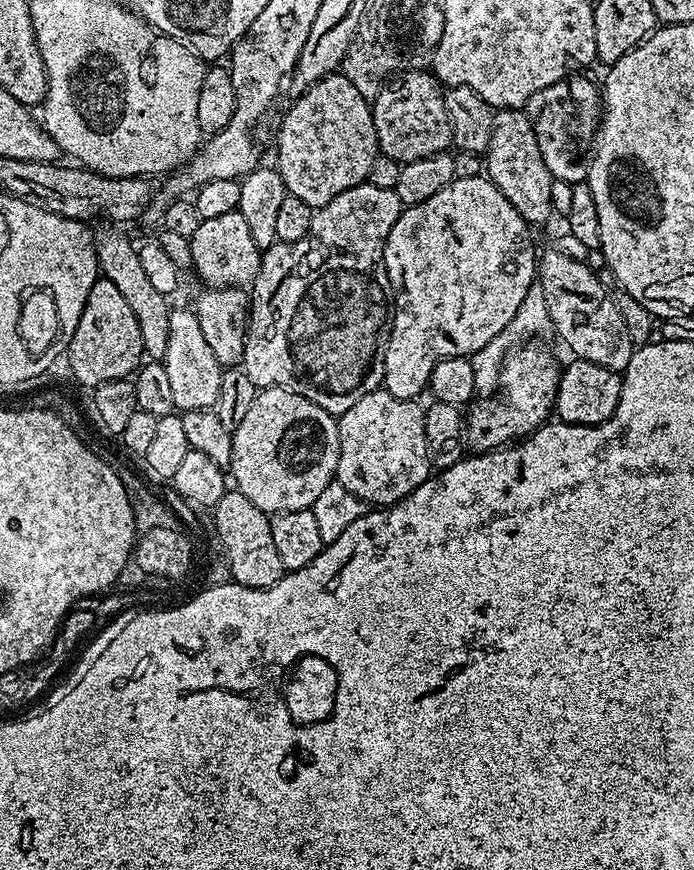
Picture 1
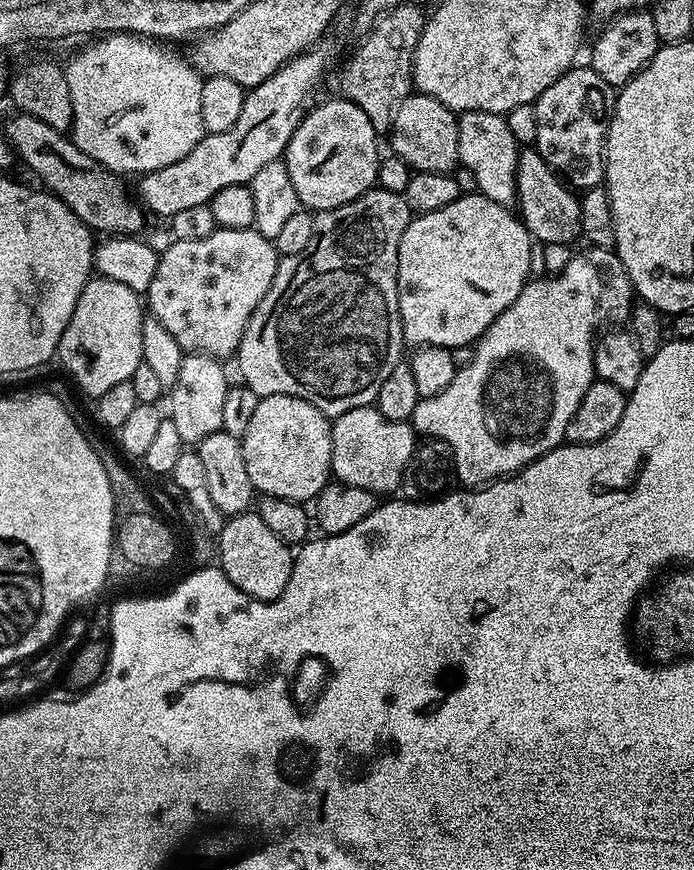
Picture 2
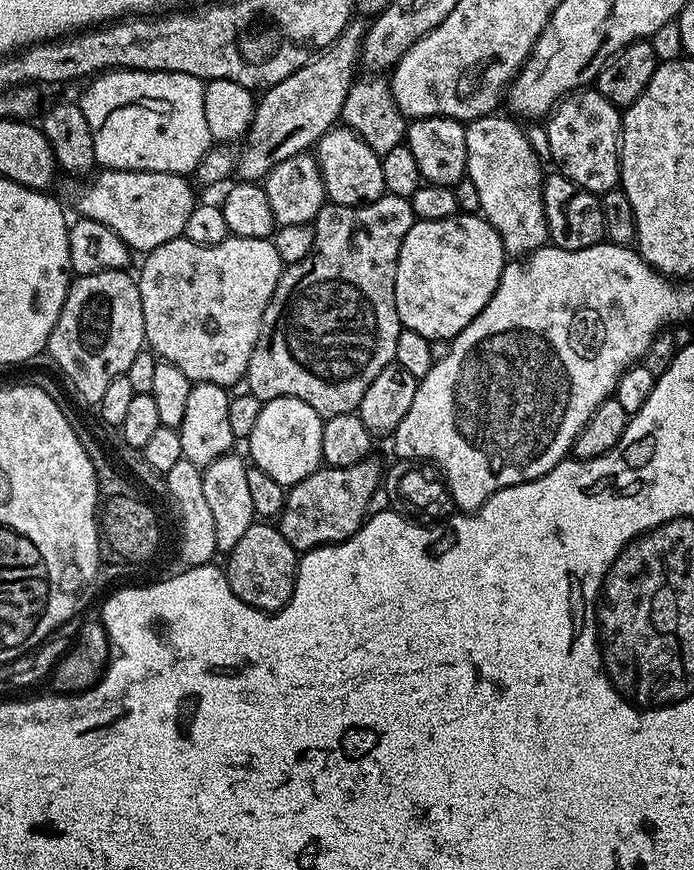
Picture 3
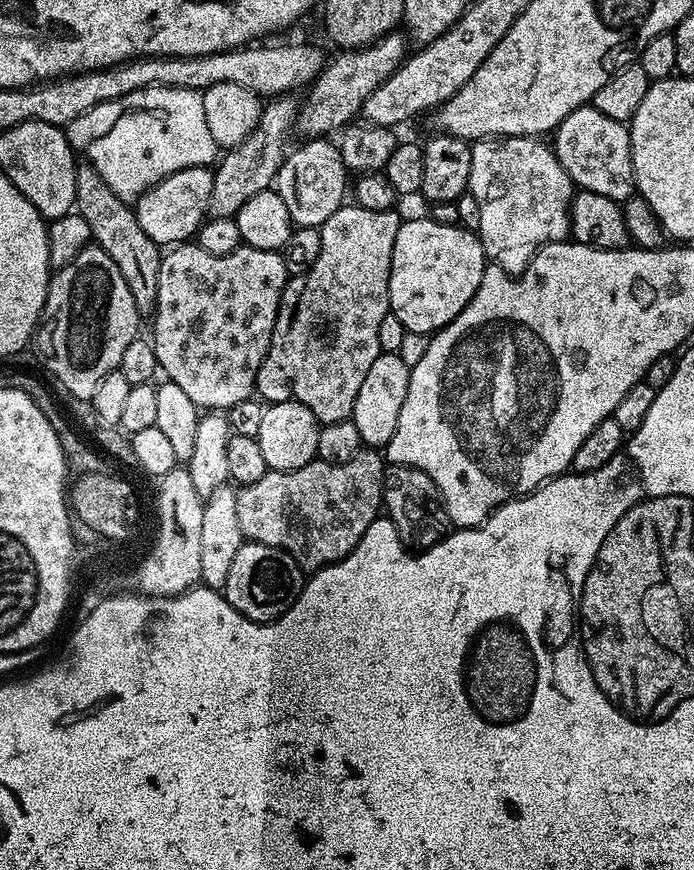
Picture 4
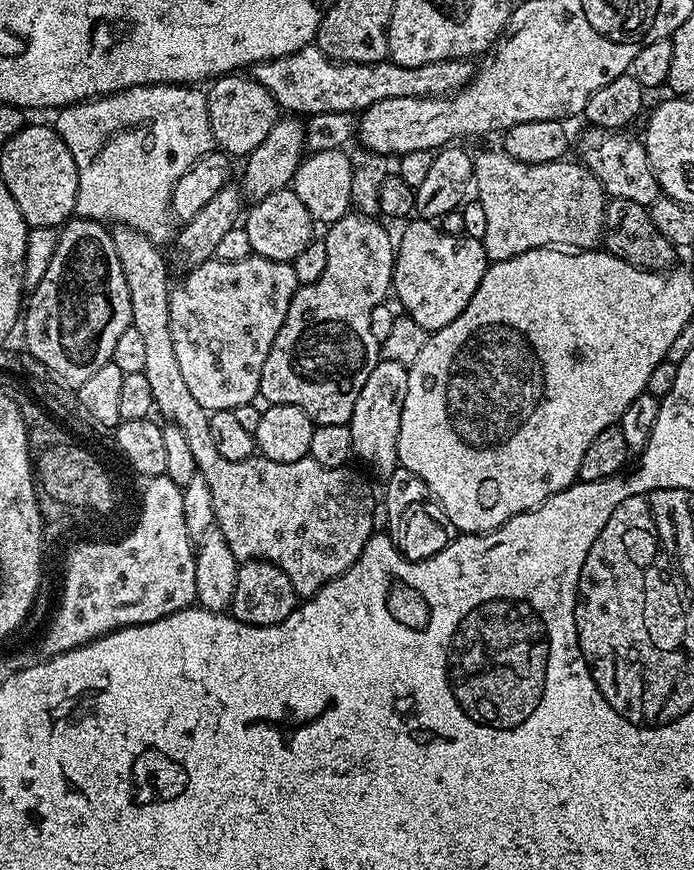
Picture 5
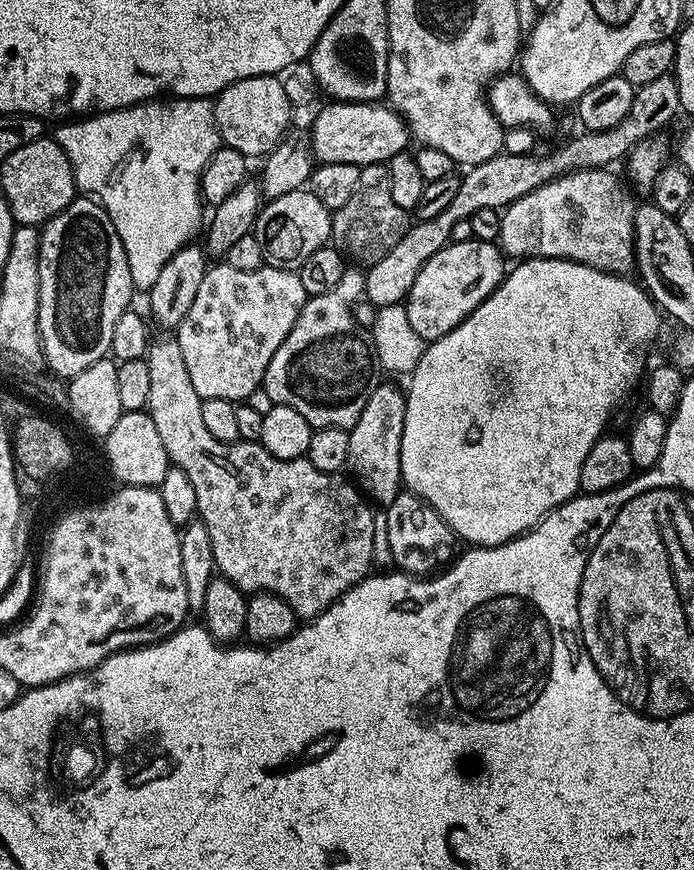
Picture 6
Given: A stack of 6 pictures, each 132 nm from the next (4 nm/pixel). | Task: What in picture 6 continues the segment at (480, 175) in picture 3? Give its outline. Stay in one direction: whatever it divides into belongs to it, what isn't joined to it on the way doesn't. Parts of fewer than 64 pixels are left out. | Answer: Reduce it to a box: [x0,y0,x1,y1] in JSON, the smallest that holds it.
[498,168,638,273]

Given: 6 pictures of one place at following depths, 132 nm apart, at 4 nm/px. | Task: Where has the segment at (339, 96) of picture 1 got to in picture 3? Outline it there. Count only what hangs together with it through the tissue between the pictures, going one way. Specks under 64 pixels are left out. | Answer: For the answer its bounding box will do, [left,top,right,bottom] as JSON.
[314,126,385,204]

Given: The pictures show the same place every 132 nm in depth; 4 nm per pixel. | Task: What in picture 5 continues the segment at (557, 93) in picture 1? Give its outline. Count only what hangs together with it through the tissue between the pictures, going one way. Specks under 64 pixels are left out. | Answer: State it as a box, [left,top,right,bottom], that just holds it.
[579,127,661,206]

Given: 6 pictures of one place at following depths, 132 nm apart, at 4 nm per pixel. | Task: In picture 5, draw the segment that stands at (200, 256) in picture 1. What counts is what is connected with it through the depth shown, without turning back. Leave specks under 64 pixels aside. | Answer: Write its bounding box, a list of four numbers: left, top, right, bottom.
[170,254,298,413]

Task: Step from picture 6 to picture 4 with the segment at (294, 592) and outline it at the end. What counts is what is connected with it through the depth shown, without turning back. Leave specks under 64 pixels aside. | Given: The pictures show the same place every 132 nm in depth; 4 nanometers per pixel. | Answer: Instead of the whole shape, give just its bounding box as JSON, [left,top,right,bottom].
[75,162,386,570]

